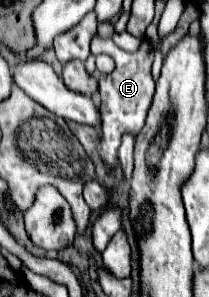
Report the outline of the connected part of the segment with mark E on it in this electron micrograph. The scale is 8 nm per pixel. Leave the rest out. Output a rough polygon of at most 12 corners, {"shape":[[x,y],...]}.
{"shape":[[95,34],[91,54],[115,60],[99,76],[101,142],[109,168],[123,134],[143,124],[155,80],[153,48],[121,50]]}

